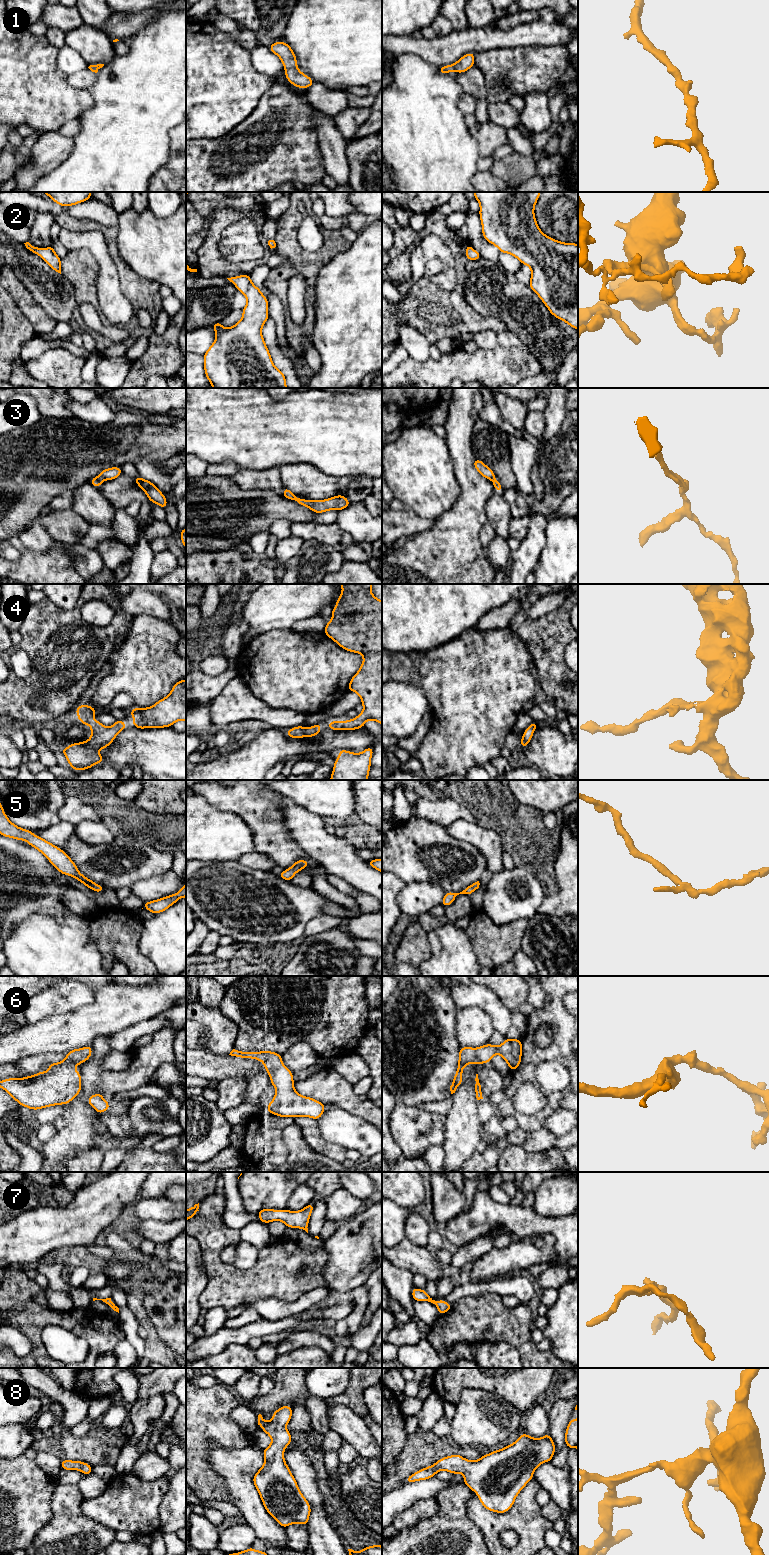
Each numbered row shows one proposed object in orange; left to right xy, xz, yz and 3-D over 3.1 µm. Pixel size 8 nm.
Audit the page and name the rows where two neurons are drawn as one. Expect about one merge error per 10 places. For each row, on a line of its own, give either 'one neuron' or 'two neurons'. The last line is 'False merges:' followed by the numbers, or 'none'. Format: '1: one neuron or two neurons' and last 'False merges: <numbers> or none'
1: one neuron
2: one neuron
3: one neuron
4: one neuron
5: one neuron
6: one neuron
7: one neuron
8: one neuron
False merges: none

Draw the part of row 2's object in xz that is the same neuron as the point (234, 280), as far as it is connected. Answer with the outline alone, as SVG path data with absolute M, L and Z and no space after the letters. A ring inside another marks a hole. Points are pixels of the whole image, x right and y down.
M249 274L227 278L247 298L247 304L242 309L243 317L231 328L224 328L221 322L216 322L212 329L216 331L214 343L203 355L204 371L213 388L287 388L286 378L272 361L266 343L262 336L262 327L269 318L268 299L251 281Z

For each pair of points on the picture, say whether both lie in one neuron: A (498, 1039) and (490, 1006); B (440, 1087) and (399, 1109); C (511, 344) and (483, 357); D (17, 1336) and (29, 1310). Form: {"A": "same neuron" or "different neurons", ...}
{"A": "different neurons", "B": "different neurons", "C": "same neuron", "D": "different neurons"}

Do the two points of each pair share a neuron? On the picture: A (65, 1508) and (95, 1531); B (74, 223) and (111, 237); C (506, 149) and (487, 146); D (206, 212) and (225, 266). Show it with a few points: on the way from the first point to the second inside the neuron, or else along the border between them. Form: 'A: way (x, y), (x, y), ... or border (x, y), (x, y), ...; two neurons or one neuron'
A: way (72, 1515), (88, 1531); one neuron
B: way (83, 224), (102, 228); one neuron
C: border (507, 142), (500, 145), (491, 154); two neurons
D: border (229, 207), (218, 207), (208, 222); two neurons

